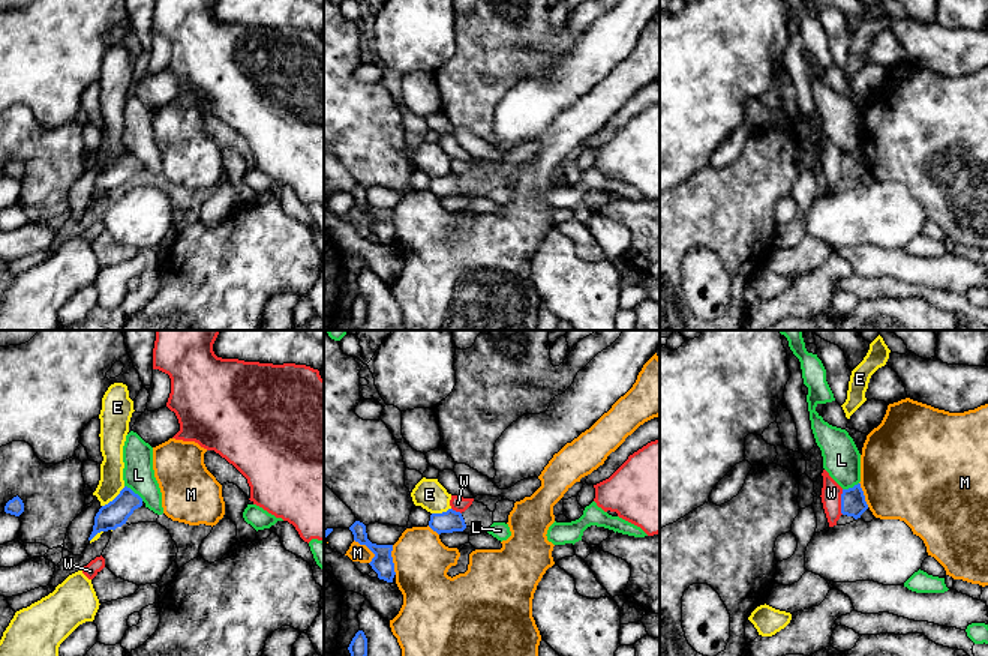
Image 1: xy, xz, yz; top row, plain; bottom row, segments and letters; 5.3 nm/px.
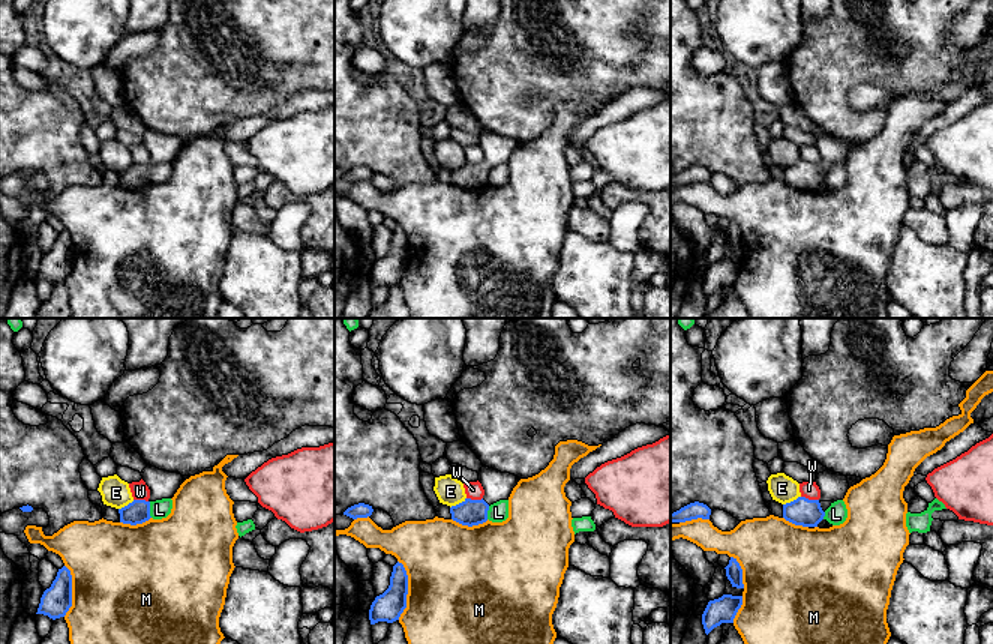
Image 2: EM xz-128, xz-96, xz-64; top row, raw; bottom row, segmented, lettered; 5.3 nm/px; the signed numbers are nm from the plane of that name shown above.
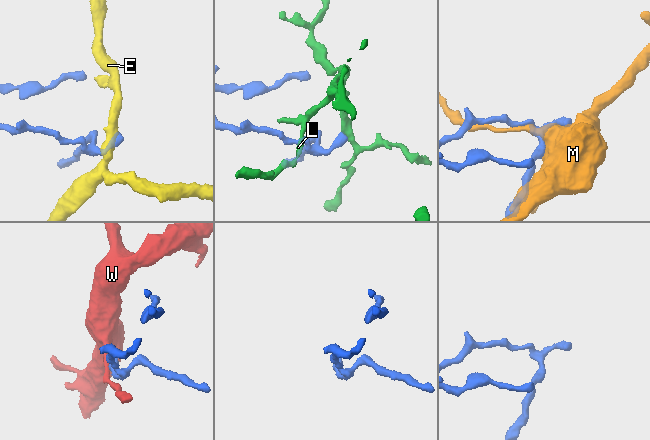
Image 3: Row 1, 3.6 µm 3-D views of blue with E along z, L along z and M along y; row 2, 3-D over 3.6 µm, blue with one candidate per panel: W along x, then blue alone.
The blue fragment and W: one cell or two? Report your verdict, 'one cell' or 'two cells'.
two cells

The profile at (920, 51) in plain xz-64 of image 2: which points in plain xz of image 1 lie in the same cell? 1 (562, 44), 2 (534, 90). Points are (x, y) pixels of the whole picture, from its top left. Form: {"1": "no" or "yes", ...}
{"1": "yes", "2": "no"}

